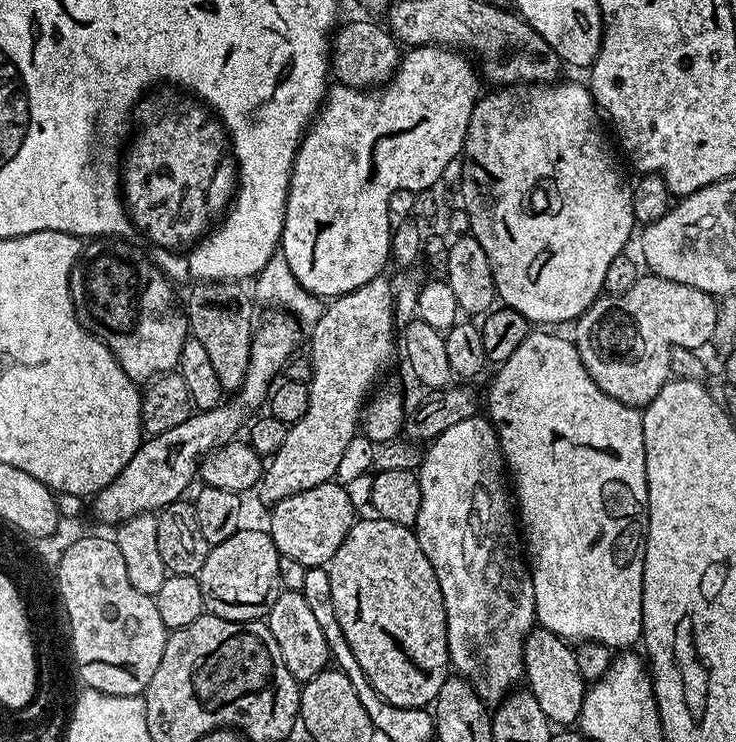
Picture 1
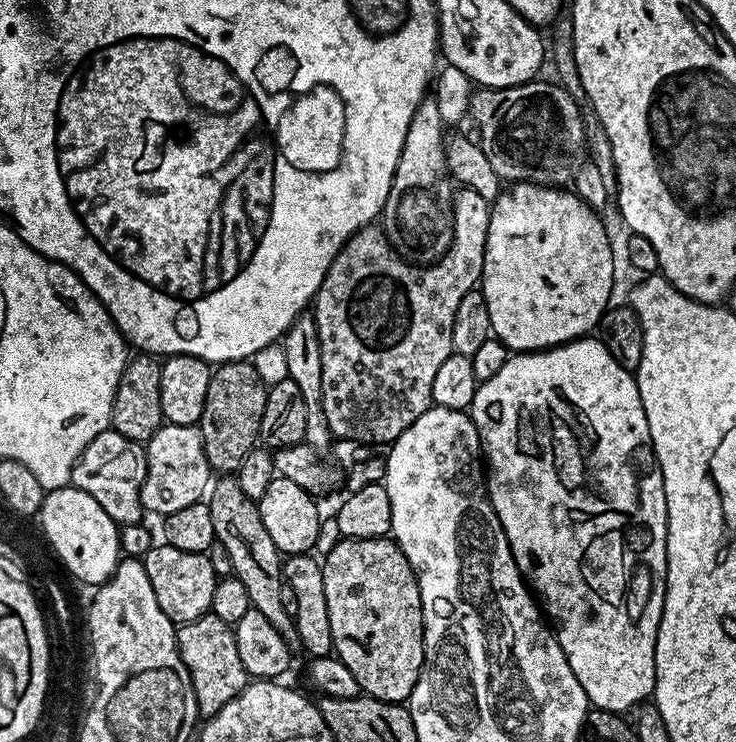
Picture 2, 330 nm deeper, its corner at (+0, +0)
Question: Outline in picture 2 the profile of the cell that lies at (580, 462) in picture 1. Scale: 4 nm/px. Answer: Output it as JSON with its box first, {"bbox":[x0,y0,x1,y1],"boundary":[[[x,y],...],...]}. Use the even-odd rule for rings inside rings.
{"bbox":[470,340,668,714],"boundary":[[[569,340],[566,344],[557,344],[555,348],[509,355],[508,361],[502,366],[502,370],[498,370],[498,374],[494,374],[494,378],[477,383],[470,415],[480,435],[482,456],[486,461],[488,500],[494,506],[494,514],[506,534],[506,542],[510,546],[514,562],[524,577],[525,584],[542,605],[547,619],[554,625],[556,640],[562,646],[566,662],[570,662],[570,670],[574,670],[574,678],[578,678],[589,705],[617,714],[627,713],[627,708],[628,711],[635,709],[636,705],[645,703],[652,696],[656,685],[654,654],[656,635],[664,609],[668,533],[666,490],[652,449],[650,426],[646,422],[646,410],[642,410],[642,394],[638,394],[635,375],[614,362],[614,354],[606,350],[603,340]]]}

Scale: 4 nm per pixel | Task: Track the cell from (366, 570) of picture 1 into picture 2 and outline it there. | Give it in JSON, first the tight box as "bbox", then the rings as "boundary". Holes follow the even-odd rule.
{"bbox":[322,538,424,705],"boundary":[[[341,538],[334,546],[334,550],[330,550],[330,554],[323,557],[322,567],[324,570],[324,581],[326,582],[326,610],[330,610],[330,634],[332,635],[332,646],[336,659],[342,661],[346,666],[346,670],[350,670],[350,674],[354,674],[354,678],[358,682],[363,695],[384,700],[388,704],[403,705],[418,682],[418,674],[422,670],[422,662],[424,661],[422,598],[420,597],[420,587],[416,581],[416,575],[406,558],[406,554],[402,554],[402,550],[395,540],[391,538],[381,538],[379,540],[350,540]]]}

